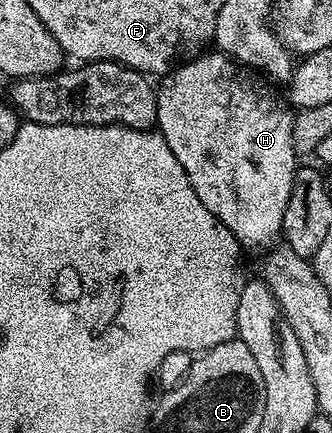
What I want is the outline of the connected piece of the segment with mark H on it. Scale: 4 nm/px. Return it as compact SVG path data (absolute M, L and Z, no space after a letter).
M208 53L177 65L171 71L172 79L159 87L156 100L158 133L187 172L188 182L205 208L235 234L237 242L245 247L264 246L275 234L277 237L281 233L286 204L298 173L298 155L292 148L292 124L283 108L266 91L259 90L229 55Z

